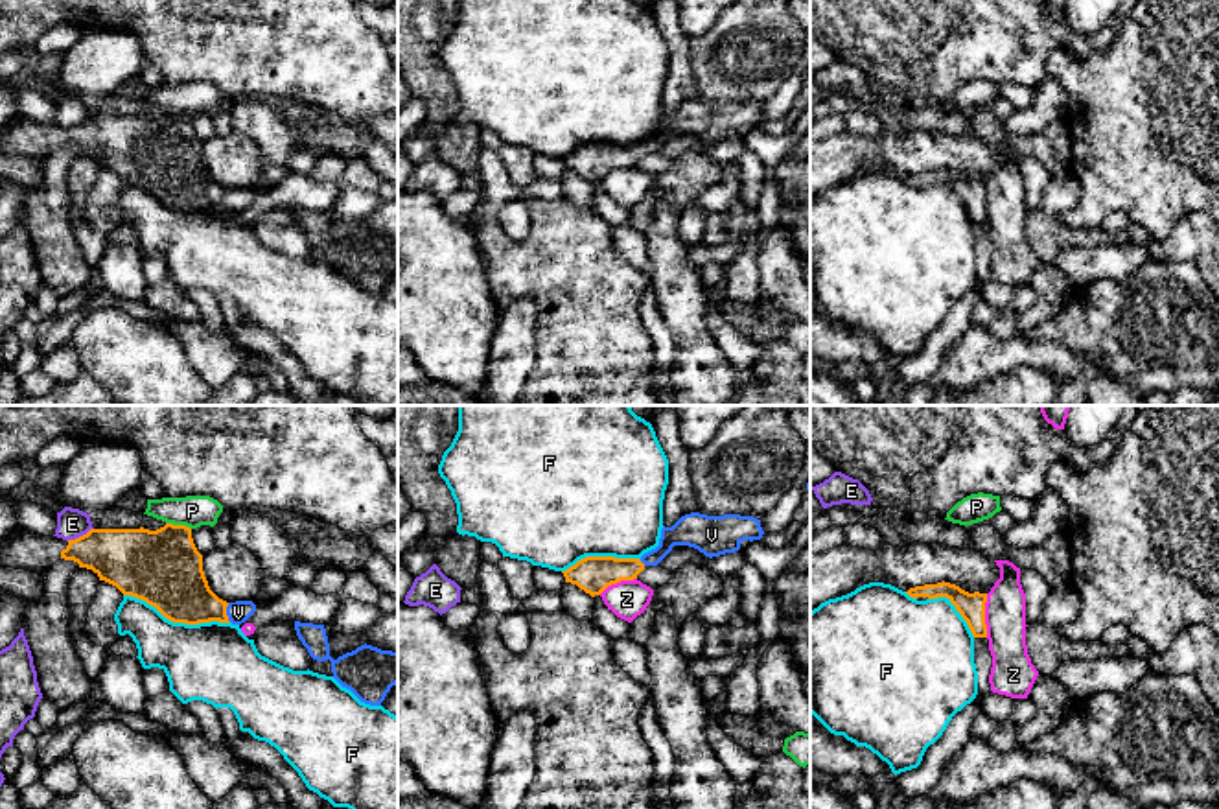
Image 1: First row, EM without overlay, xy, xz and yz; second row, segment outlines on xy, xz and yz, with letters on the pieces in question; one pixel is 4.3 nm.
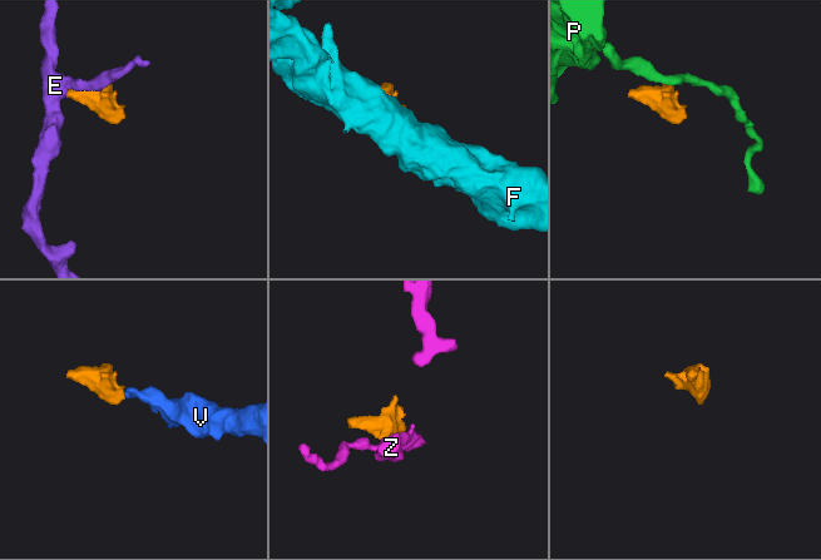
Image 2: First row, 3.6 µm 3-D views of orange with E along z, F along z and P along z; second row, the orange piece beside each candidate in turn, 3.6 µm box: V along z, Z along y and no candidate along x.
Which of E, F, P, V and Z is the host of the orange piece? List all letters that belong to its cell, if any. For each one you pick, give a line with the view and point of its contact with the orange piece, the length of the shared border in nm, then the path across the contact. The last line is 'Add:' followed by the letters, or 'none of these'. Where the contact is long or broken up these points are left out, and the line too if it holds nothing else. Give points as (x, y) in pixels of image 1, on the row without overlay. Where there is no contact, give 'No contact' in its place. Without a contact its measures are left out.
V: Touches orange at xy (225, 199). Shared border 90 nm. Path across: xy (175, 172), (194, 190), (225, 199), (238, 199)
Add: V

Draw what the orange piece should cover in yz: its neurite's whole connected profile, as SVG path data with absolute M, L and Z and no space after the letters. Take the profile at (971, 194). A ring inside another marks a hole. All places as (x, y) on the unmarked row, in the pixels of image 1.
M937 170L937 171L924 171L924 173L915 173L906 179L910 184L928 184L928 186L937 186L937 184L946 184L956 197L961 201L961 205L967 208L970 219L974 225L987 225L987 212L985 212L985 190L987 190L987 181L969 181L961 177L956 171L950 170Z

